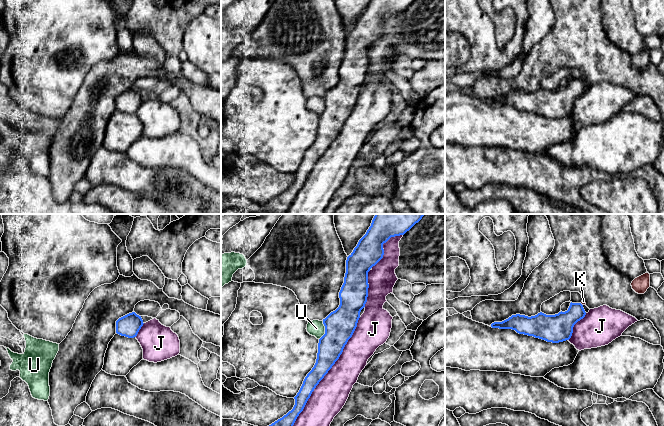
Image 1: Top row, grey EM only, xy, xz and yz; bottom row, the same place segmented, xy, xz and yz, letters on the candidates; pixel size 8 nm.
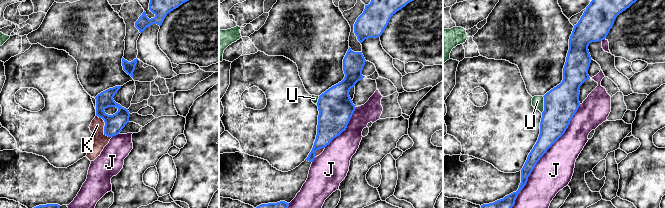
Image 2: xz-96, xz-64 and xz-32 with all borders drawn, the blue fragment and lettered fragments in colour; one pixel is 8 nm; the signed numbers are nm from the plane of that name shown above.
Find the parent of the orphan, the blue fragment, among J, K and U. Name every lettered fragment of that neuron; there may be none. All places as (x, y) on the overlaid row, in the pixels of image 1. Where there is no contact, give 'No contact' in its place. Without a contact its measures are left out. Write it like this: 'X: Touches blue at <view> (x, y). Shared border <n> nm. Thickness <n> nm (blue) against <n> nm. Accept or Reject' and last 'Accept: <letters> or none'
J: Touches blue at xz (328, 370). Shared border 1000 nm. Thickness 200 nm (blue) against 280 nm. Reject
K: Touches blue at yz (581, 304). Shared border 30 nm. Thickness 200 nm (blue) against 30 nm. Reject
U: Touches blue at xz (325, 330). Shared border 160 nm. Thickness 240 nm (blue) against 130 nm. Reject
Accept: none

